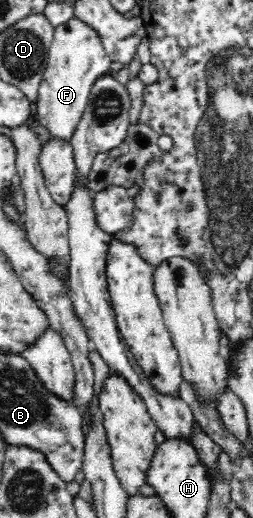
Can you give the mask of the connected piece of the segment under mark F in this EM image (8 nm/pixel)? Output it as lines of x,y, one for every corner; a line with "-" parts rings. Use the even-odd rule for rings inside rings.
73,16
67,23
55,28
34,110
35,121
47,128
51,138
72,139
86,109
93,84
97,78
109,72
111,63
99,32
91,24

